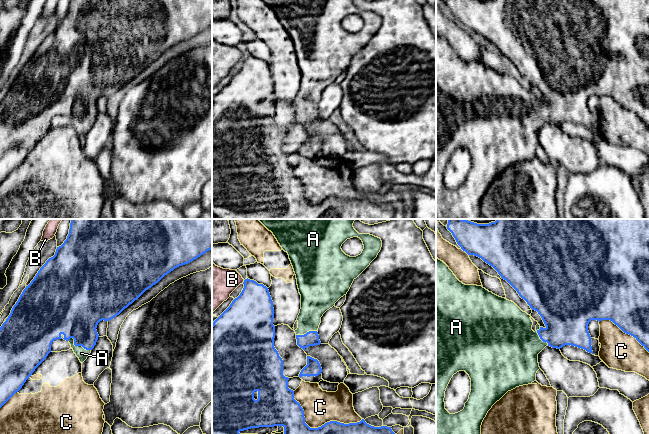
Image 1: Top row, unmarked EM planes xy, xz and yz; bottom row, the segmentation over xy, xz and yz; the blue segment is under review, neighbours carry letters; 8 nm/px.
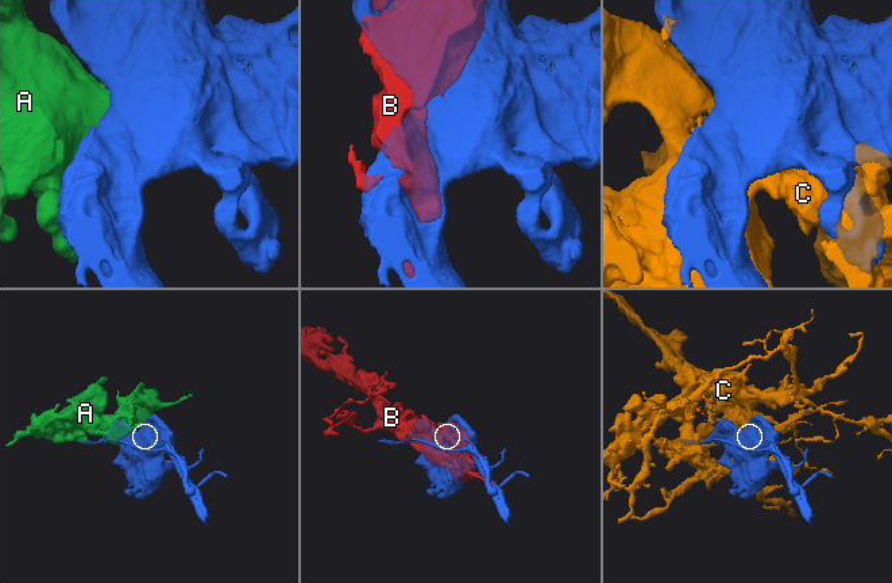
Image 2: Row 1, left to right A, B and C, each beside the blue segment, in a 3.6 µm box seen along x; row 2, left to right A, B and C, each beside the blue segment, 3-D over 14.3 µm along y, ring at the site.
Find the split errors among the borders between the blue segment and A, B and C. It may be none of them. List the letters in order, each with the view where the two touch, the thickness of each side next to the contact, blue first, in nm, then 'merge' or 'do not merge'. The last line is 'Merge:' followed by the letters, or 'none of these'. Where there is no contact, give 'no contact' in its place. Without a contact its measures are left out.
A: meets blue in xy; 380 nm thick on the blue side, 90 nm on the other; merge
B: meets blue in xz; 340 nm thick on the blue side, 300 nm on the other; do not merge
C: meets blue in xz; 220 nm thick on the blue side, 260 nm on the other; do not merge
Merge: A

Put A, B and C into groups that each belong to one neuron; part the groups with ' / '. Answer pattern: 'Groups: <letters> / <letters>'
Groups: A / B / C

